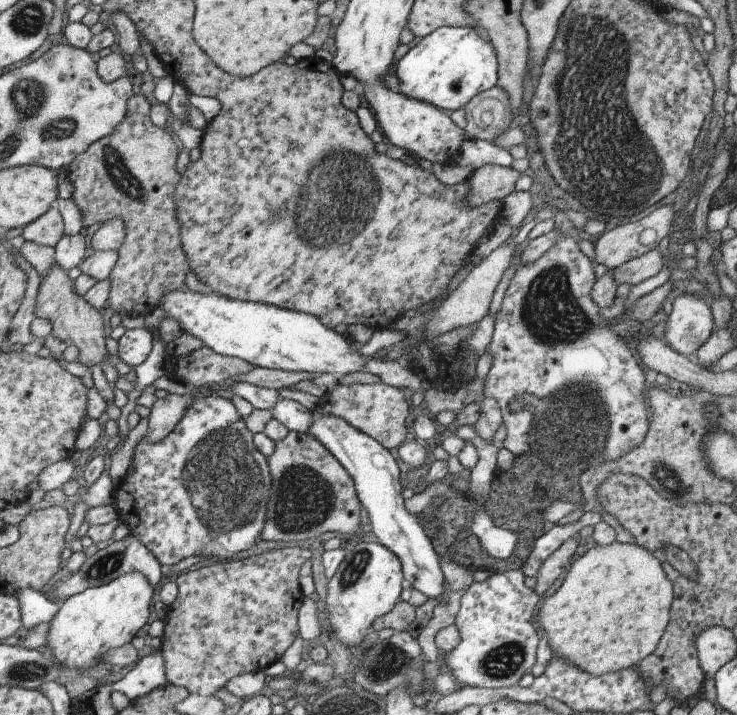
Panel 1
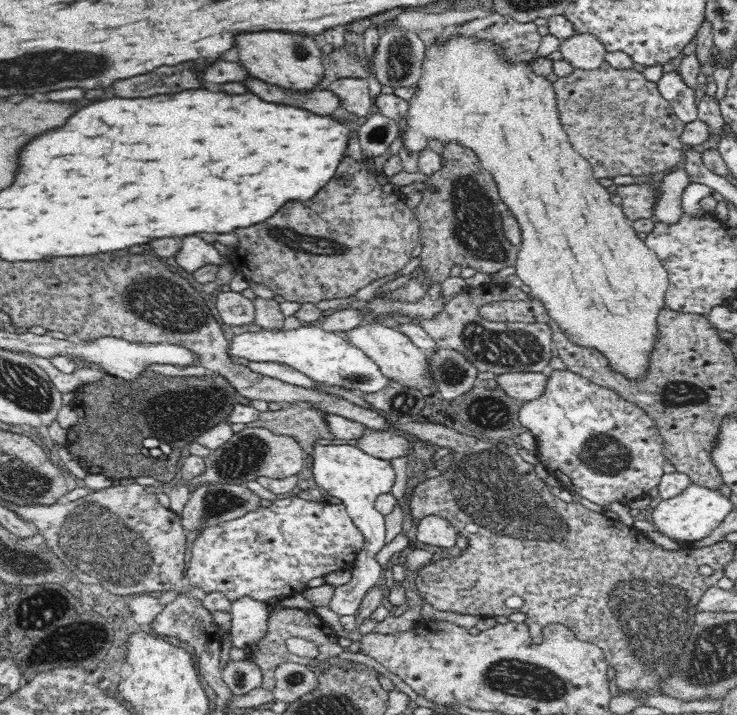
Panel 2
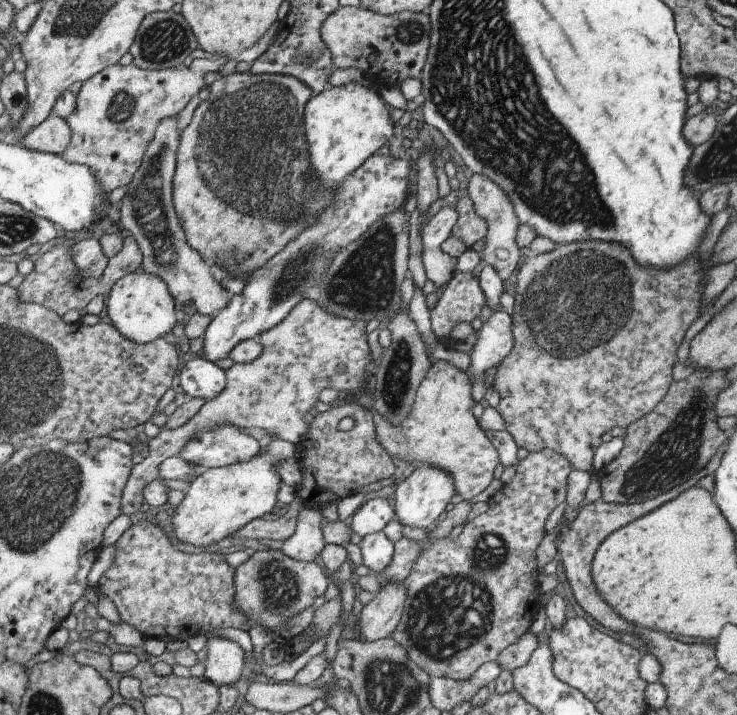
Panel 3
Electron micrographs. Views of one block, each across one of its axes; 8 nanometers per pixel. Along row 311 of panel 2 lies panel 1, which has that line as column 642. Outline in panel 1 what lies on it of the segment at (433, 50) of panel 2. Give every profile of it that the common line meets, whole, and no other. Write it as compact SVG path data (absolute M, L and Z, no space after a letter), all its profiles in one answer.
M613 541L605 546L596 545L593 548L587 548L581 556L575 557L570 562L569 570L567 570L567 574L565 574L563 581L559 584L559 588L557 588L554 594L547 598L545 597L545 600L541 602L542 605L539 606L536 622L539 625L540 636L546 637L553 656L559 656L561 662L569 662L569 666L577 666L577 670L583 670L585 674L599 676L635 667L641 658L645 658L655 650L655 646L657 646L657 642L659 642L662 632L668 623L668 610L672 601L672 594L673 589L671 583L667 580L667 575L663 572L659 561L650 551L637 546L637 544Z

